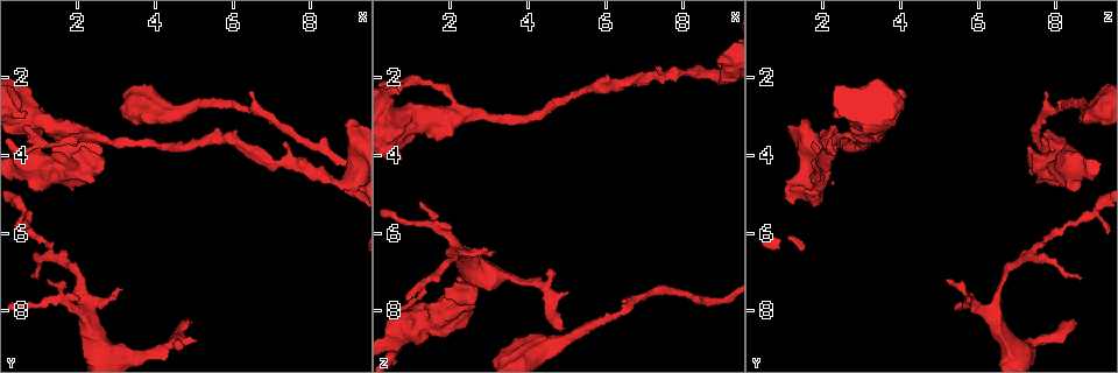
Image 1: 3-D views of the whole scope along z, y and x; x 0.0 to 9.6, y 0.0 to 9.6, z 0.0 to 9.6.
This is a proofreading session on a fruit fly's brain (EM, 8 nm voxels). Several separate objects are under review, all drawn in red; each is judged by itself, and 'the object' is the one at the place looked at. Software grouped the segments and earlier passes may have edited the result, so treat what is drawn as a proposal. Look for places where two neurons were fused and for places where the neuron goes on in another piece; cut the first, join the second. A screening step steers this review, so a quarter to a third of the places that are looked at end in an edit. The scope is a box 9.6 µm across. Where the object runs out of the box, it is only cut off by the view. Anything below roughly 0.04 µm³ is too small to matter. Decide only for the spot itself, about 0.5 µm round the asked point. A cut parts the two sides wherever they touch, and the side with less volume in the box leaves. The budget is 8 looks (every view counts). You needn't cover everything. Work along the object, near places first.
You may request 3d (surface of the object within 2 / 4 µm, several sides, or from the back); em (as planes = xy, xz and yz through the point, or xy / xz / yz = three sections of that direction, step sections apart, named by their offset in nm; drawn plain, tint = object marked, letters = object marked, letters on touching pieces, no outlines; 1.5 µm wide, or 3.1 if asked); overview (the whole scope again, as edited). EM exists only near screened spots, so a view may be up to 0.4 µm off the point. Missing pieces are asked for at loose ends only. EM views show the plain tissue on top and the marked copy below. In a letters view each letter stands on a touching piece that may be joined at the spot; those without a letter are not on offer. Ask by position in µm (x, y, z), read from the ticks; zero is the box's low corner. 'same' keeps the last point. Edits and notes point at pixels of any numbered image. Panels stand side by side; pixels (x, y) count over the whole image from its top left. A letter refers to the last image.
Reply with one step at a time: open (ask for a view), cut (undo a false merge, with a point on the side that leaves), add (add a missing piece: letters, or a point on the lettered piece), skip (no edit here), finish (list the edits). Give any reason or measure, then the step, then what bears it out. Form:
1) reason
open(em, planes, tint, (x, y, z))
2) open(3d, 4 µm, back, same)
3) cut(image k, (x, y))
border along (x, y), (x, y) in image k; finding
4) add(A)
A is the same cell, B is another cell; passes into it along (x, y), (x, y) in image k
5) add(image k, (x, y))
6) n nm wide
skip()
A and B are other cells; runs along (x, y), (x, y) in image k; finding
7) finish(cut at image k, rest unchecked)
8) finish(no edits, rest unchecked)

branch stops here
open(em, planes, letters, (4.95, 8.30, 8.45))

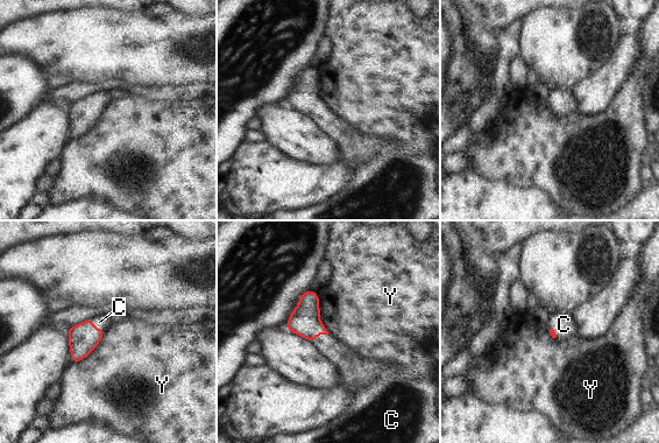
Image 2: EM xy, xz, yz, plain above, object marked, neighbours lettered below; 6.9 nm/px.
add(C)
C is the same cell, Y is another cell; it goes on there

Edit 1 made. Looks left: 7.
free end
open(3d, 4 µm, (1.00, 7.15, 8.70))

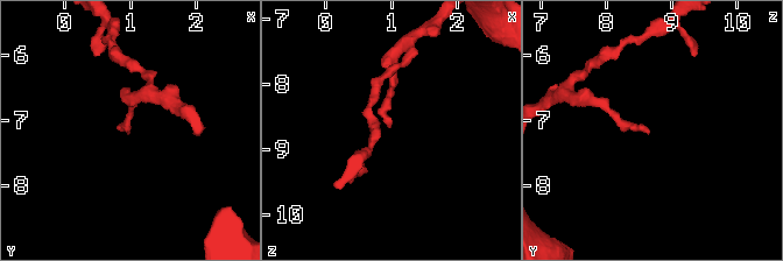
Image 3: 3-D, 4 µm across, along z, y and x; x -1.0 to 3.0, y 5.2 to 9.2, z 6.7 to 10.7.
now the EM
open(em, xy, step 4, letters, (0.95, 7.20, 8.65))

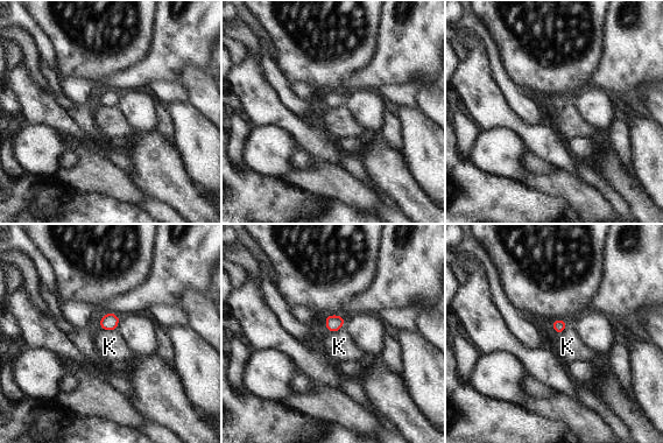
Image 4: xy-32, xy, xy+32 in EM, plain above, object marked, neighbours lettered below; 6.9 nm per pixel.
skip()
K is another cell; border along (100, 328), (114, 330) in image 4; none of them fits

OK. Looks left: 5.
an open end
open(em, yz, step 8, letters, (2.65, 4.20, 7.45))

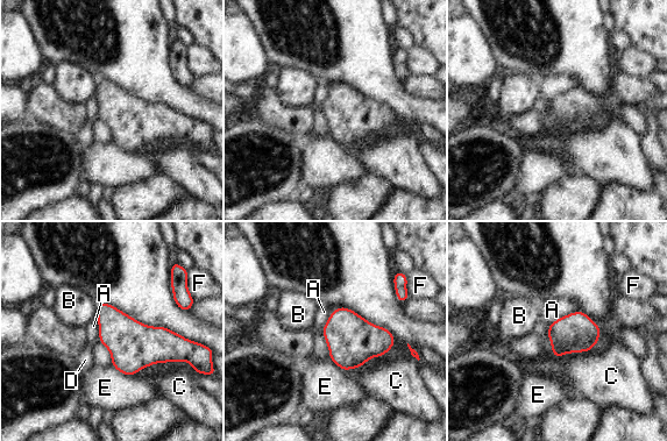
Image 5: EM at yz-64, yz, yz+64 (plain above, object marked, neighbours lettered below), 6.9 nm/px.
cut it another way
open(em, xy, step 4, letters, same)

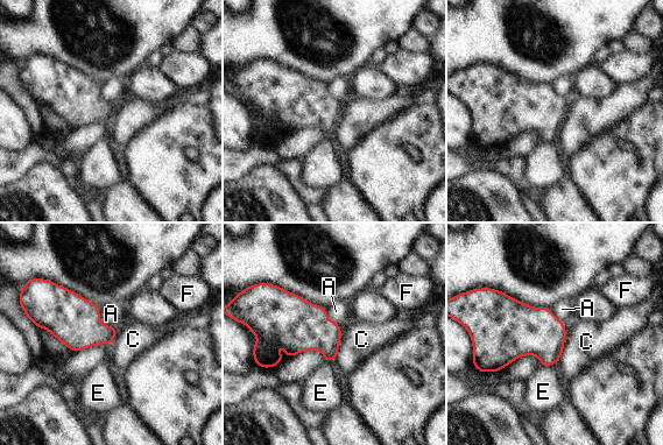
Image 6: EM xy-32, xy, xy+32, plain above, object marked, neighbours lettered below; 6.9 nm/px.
skip()
A, C, E and F are other cells; border along (568, 331), (559, 360) in image 6; no lettered piece goes on from it

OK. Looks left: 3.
finish(add at image 2, rest unchecked)

